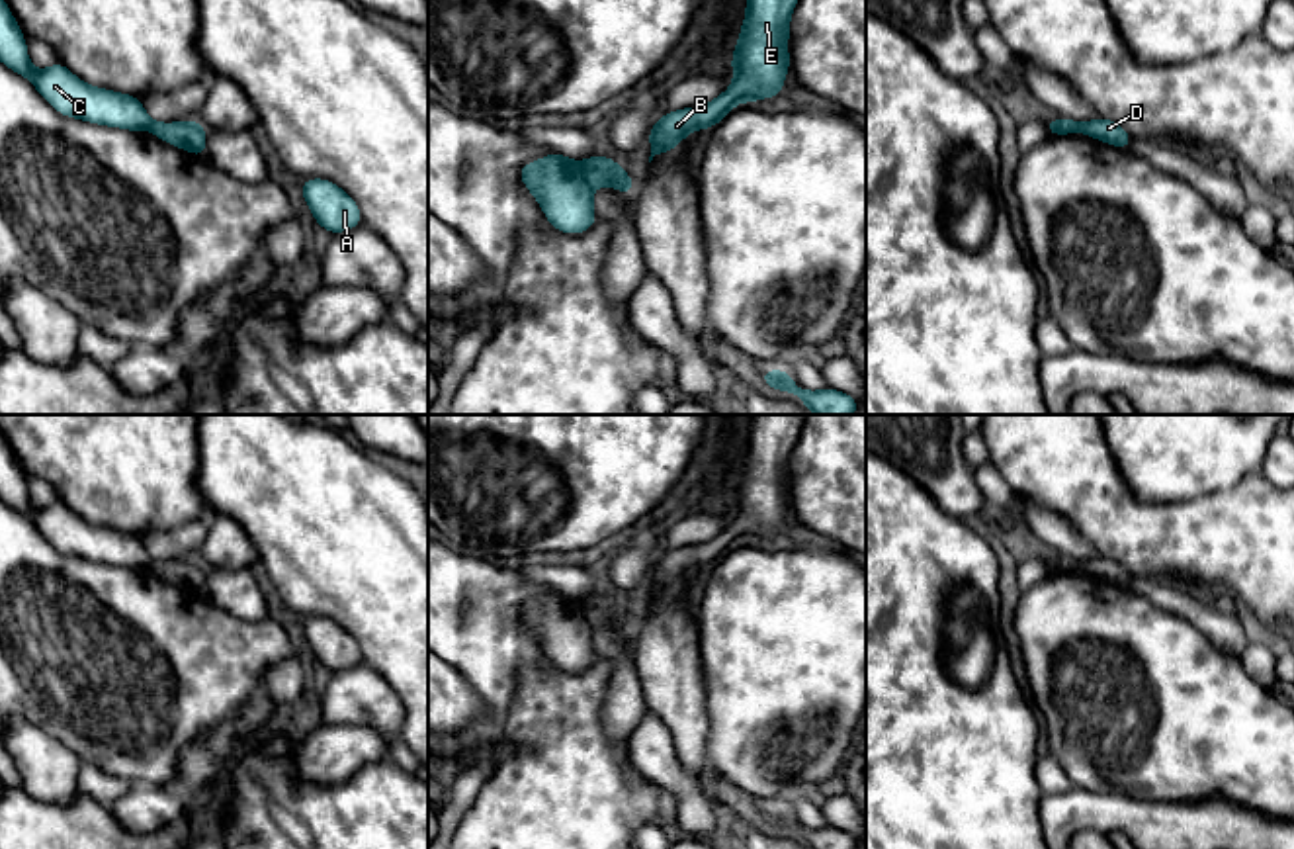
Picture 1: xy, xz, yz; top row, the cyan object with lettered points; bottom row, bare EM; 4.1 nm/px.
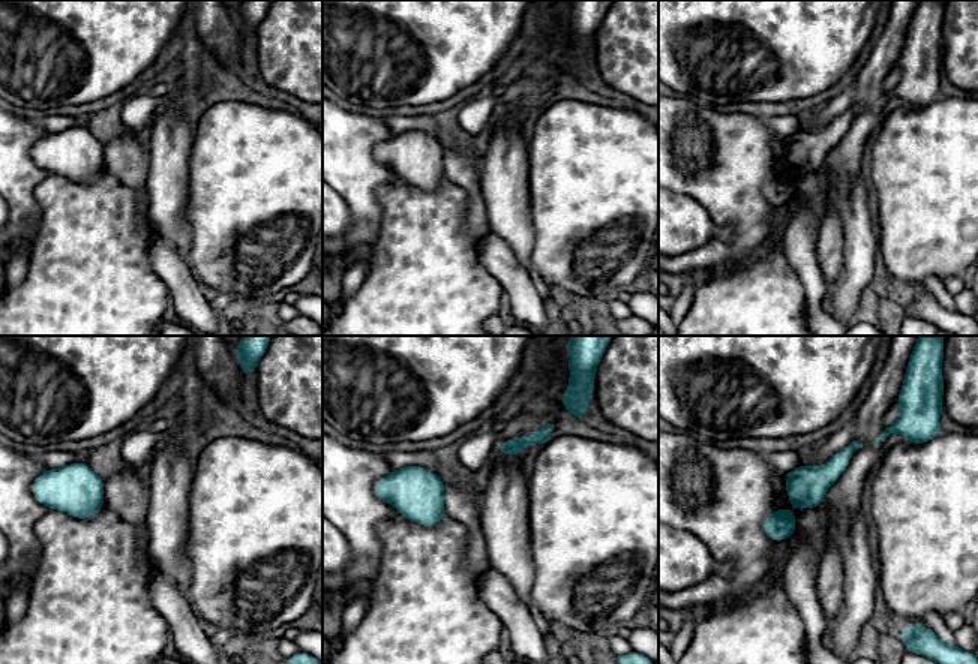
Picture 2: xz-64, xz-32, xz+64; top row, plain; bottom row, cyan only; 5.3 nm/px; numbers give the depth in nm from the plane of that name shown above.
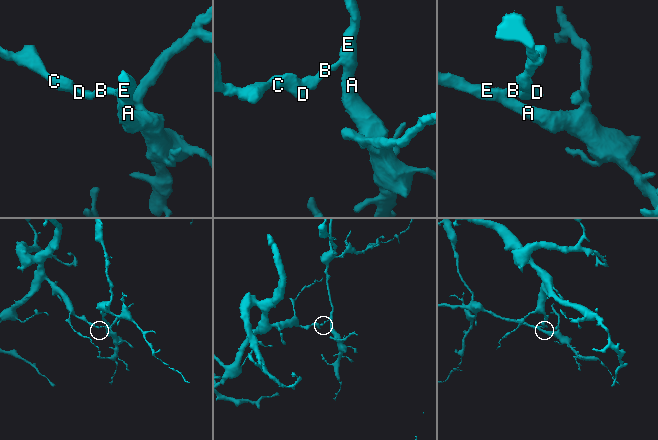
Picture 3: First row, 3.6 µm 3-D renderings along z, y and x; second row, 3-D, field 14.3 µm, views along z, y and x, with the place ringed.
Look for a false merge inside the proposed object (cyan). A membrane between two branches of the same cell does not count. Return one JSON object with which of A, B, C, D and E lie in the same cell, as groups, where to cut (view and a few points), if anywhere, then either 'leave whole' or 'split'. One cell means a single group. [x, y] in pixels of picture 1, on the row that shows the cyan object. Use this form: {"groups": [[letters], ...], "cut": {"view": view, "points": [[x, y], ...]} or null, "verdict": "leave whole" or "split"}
{"groups": [["A", "B", "E"], ["C", "D"]], "cut": {"view": "xz", "points": [[583, 163], [585, 177], [593, 186]]}, "verdict": "split"}

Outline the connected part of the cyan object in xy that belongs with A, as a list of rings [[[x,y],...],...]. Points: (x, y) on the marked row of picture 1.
[[[324,178],[303,180],[301,194],[317,225],[326,229],[330,235],[362,225],[358,203],[334,182]]]

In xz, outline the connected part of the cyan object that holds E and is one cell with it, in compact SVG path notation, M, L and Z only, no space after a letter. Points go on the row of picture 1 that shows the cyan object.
M747 0L745 22L733 51L733 84L704 106L672 110L655 119L649 145L651 156L672 151L694 129L712 129L741 100L755 104L760 98L782 96L790 70L788 37L790 18L798 0Z

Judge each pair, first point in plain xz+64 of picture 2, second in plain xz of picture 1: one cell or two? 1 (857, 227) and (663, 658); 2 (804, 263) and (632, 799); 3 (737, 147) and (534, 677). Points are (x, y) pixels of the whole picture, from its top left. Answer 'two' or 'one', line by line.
1: one
2: two
3: two

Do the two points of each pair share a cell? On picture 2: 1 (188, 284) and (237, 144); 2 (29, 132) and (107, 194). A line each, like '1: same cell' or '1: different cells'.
1: different cells
2: different cells

